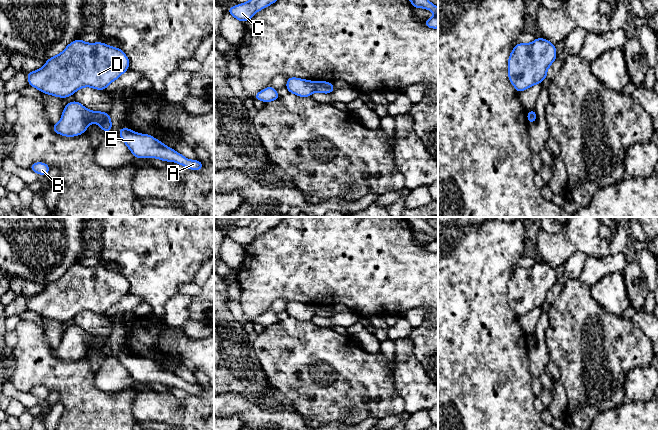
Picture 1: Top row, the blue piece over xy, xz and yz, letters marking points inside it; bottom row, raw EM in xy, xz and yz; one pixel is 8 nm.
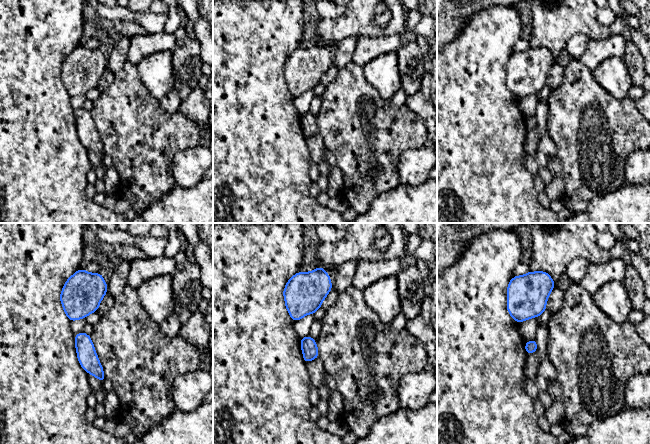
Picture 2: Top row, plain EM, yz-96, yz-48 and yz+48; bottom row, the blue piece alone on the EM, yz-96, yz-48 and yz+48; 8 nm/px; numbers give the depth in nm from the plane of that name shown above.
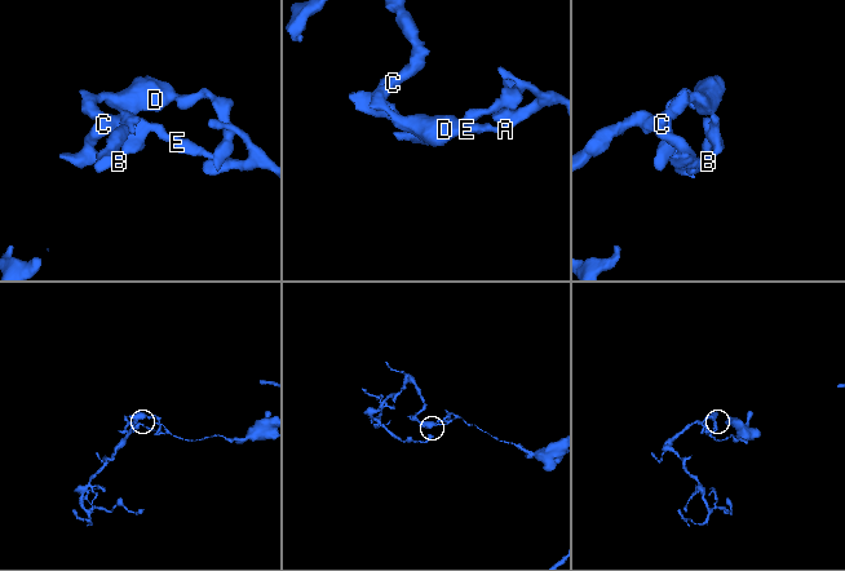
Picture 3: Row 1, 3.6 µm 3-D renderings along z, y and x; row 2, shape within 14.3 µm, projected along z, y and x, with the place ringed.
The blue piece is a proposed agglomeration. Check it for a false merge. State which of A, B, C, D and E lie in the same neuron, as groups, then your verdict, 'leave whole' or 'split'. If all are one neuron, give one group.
groups A E / B C D; split

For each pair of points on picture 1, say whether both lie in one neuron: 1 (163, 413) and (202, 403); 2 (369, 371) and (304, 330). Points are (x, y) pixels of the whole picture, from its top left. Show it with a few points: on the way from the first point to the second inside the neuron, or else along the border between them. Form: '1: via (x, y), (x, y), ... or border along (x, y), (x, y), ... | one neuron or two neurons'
1: via (173, 410), (192, 409) | one neuron
2: via (353, 371), (345, 371), (320, 346) | one neuron

